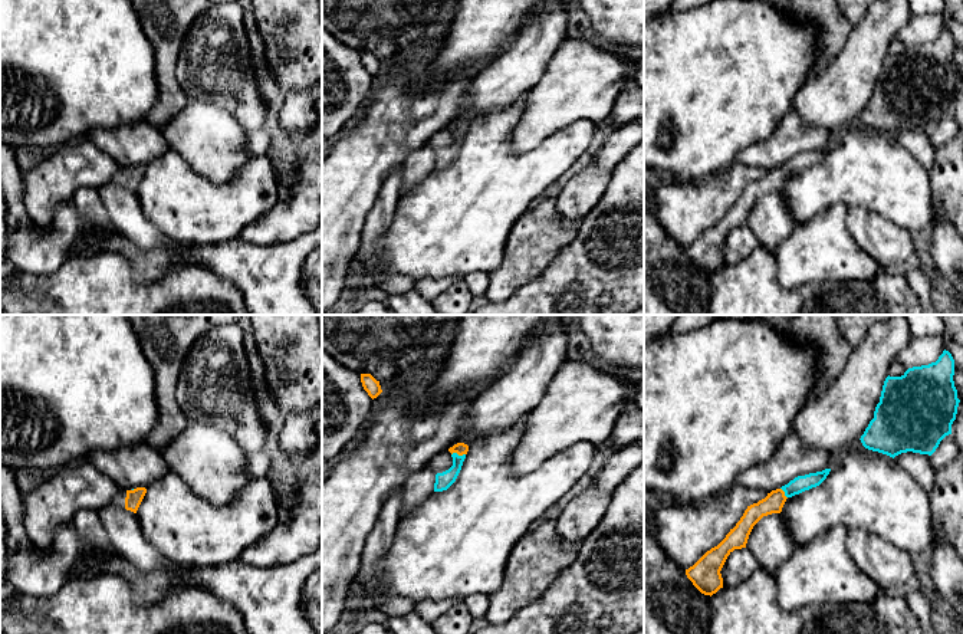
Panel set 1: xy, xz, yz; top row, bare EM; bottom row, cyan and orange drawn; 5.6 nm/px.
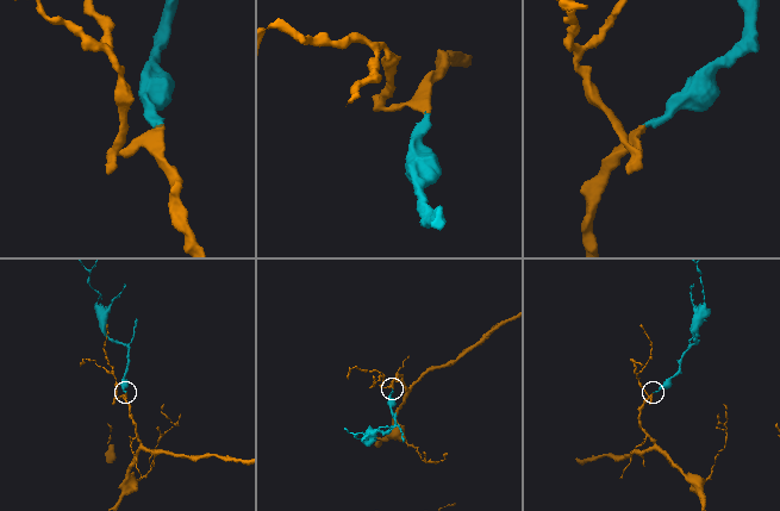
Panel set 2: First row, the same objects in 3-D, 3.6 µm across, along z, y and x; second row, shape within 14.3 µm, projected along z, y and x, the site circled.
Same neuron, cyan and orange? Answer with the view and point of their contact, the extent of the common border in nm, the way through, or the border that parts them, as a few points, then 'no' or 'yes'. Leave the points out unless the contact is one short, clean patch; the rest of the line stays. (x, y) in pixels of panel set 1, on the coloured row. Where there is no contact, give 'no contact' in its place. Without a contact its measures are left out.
meets cyan in xz at (457, 455); contact 80 nm long; runs through xz (443, 480), (456, 467), (457, 455), (460, 449); yes

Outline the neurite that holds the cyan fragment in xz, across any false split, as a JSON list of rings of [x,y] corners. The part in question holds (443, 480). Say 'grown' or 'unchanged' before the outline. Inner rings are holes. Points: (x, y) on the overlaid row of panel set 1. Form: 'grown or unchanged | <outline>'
grown | [[[457,443],[450,447],[448,451],[453,457],[453,466],[448,470],[436,474],[434,492],[447,490],[456,482],[469,451],[469,446]]]

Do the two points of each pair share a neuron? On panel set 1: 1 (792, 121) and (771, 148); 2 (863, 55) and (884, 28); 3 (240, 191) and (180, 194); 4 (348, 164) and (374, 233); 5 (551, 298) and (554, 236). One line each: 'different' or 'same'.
1: same
2: same
3: same
4: different
5: different

